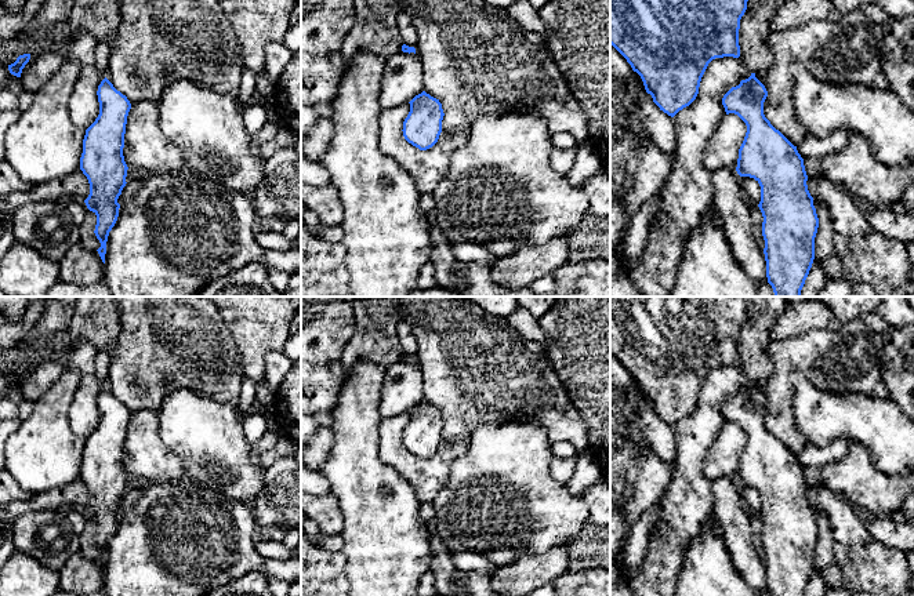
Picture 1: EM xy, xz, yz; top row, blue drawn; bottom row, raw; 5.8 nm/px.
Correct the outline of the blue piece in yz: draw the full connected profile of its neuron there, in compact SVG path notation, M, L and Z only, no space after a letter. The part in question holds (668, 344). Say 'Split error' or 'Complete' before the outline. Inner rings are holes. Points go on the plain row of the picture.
Complete. M610 297L610 353L641 385L660 419L674 426L696 408L712 368L740 366L739 338L747 310L748 297Z

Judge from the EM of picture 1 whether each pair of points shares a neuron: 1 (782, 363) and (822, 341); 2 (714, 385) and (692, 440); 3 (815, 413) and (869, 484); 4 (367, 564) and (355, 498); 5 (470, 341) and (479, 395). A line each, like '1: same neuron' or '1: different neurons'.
1: same neuron
2: same neuron
3: different neurons
4: same neuron
5: same neuron

